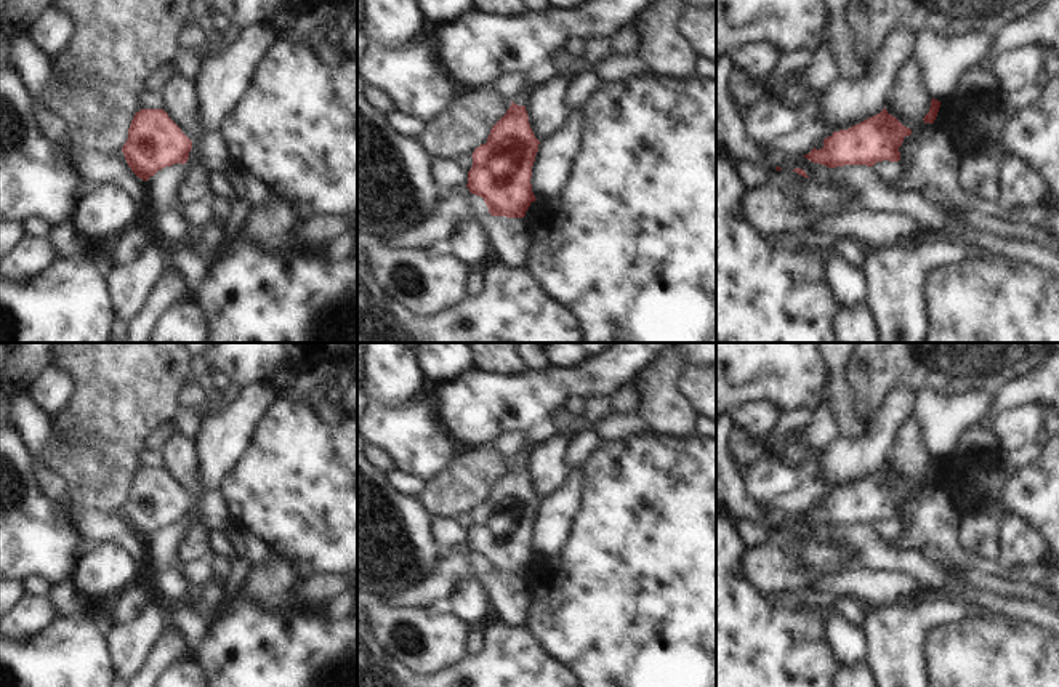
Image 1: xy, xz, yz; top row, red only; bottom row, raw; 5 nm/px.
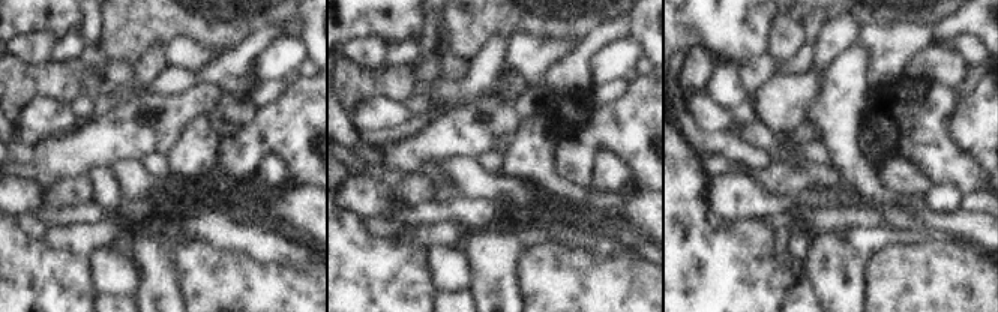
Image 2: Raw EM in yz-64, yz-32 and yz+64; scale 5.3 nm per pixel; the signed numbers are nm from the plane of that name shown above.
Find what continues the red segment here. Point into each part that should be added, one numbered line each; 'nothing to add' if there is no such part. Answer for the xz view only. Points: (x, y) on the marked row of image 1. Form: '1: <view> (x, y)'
nothing to add

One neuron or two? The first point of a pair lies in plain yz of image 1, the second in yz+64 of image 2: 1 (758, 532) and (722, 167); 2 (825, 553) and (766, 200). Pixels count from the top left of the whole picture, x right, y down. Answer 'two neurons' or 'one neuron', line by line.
1: one neuron
2: two neurons

